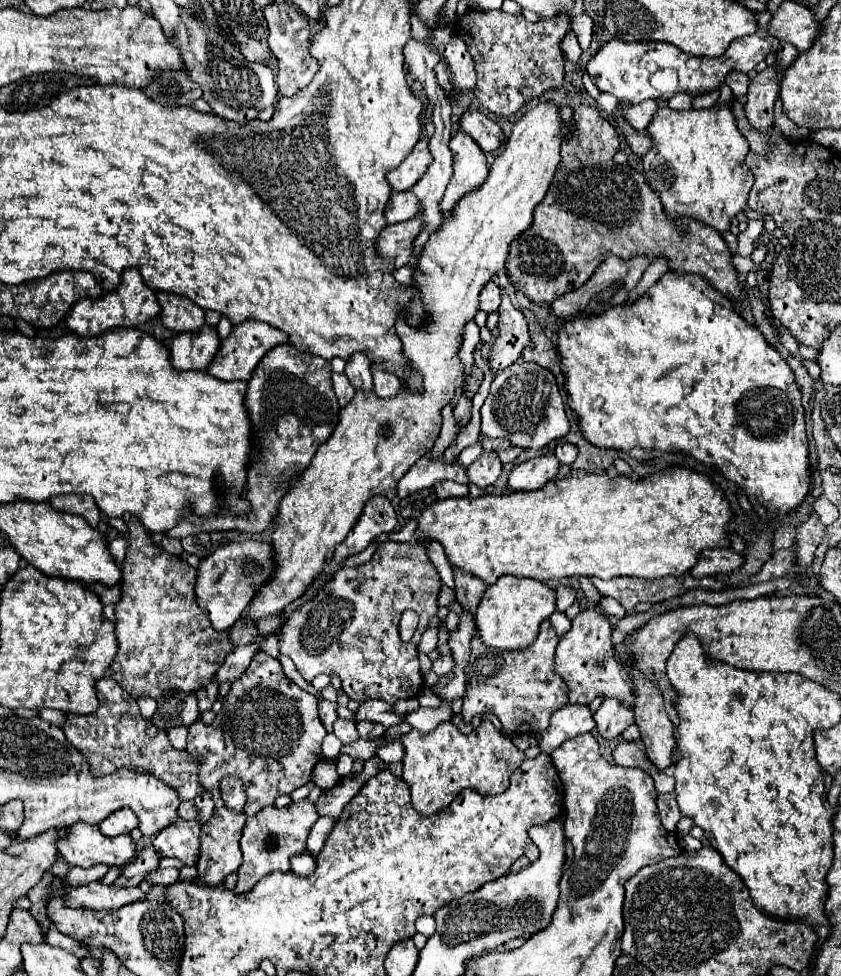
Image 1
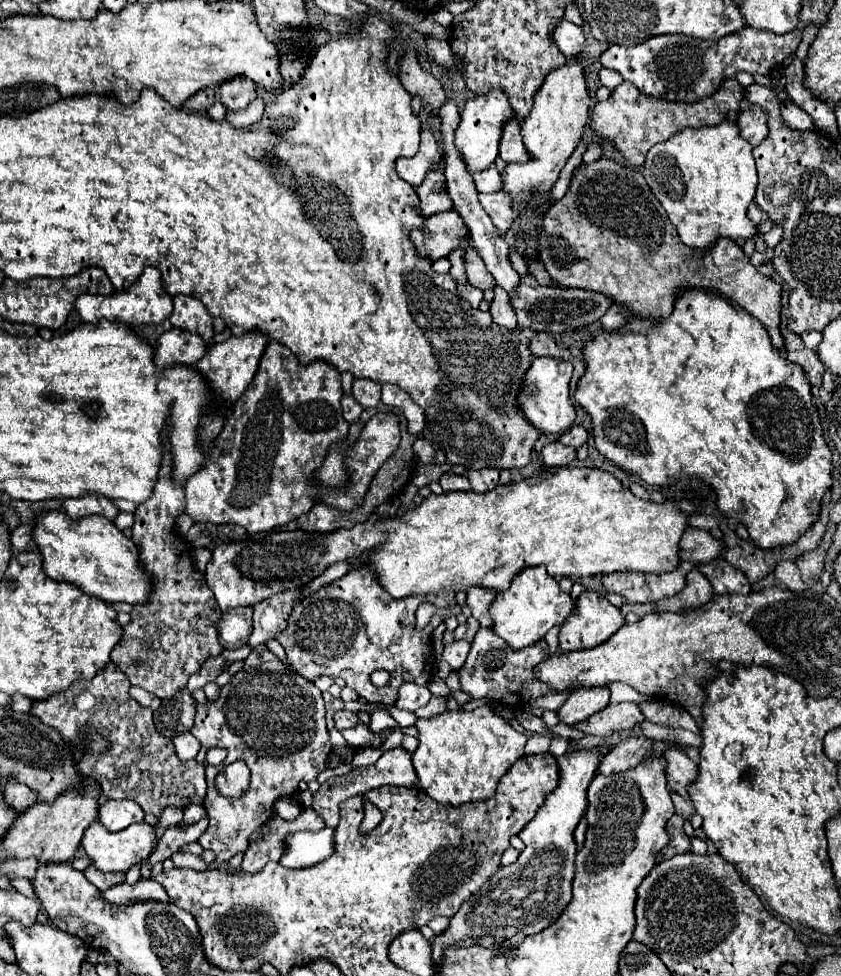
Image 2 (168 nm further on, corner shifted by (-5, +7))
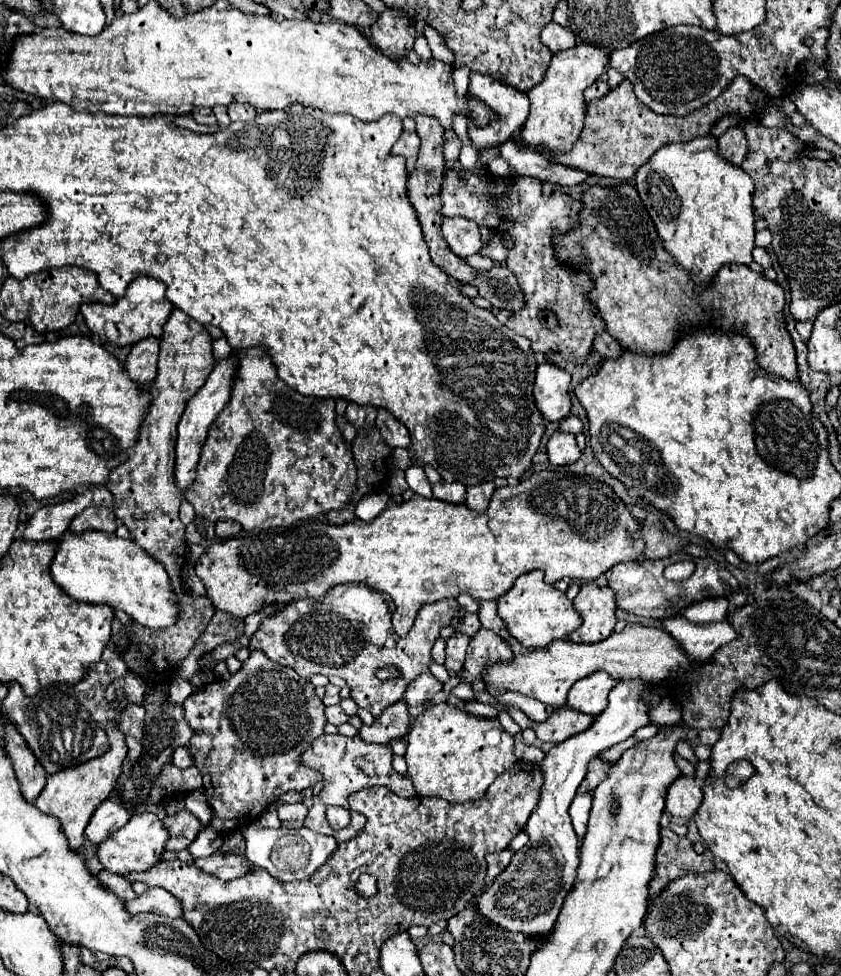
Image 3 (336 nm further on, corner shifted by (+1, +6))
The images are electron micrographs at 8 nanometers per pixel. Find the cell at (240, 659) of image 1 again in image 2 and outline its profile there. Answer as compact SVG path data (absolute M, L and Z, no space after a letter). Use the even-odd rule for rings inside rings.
M287 590L255 606L253 634L249 638L251 648L263 644L269 638L275 638L287 626L287 618L291 614L291 608L297 602L297 596L299 596L299 590Z

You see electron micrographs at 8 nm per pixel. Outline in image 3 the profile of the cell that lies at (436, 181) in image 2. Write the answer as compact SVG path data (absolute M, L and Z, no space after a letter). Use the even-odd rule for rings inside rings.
M447 171L441 185L443 217L467 217L477 225L505 231L513 237L515 247L511 249L507 267L515 273L525 293L527 307L519 315L511 315L505 325L517 335L527 337L535 353L559 351L569 357L587 357L595 335L605 329L597 307L587 299L587 293L591 291L591 279L585 273L577 273L561 265L551 249L551 237L555 231L567 233L569 229L577 227L579 209L581 201L571 199L561 191L553 191L549 197L543 197L541 181L531 177L513 177L501 181L495 177L479 177L467 171ZM541 309L551 309L559 319L559 327L553 331L545 329L537 319Z

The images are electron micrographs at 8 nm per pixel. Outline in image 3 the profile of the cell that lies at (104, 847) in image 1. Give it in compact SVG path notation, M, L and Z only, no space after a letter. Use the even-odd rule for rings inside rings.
M139 813L139 815L133 815L133 819L125 827L121 827L113 835L109 835L107 841L99 843L95 849L95 855L97 855L99 863L103 865L103 869L125 875L131 871L145 871L153 863L157 863L159 855L163 853L165 841L167 841L167 829L157 819L157 815Z

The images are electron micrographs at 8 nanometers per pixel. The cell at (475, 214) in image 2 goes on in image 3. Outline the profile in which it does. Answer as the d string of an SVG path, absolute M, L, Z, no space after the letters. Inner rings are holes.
M445 129L445 135L443 135L445 163L459 161L459 153L461 153L461 139L457 137L457 133L453 129Z

